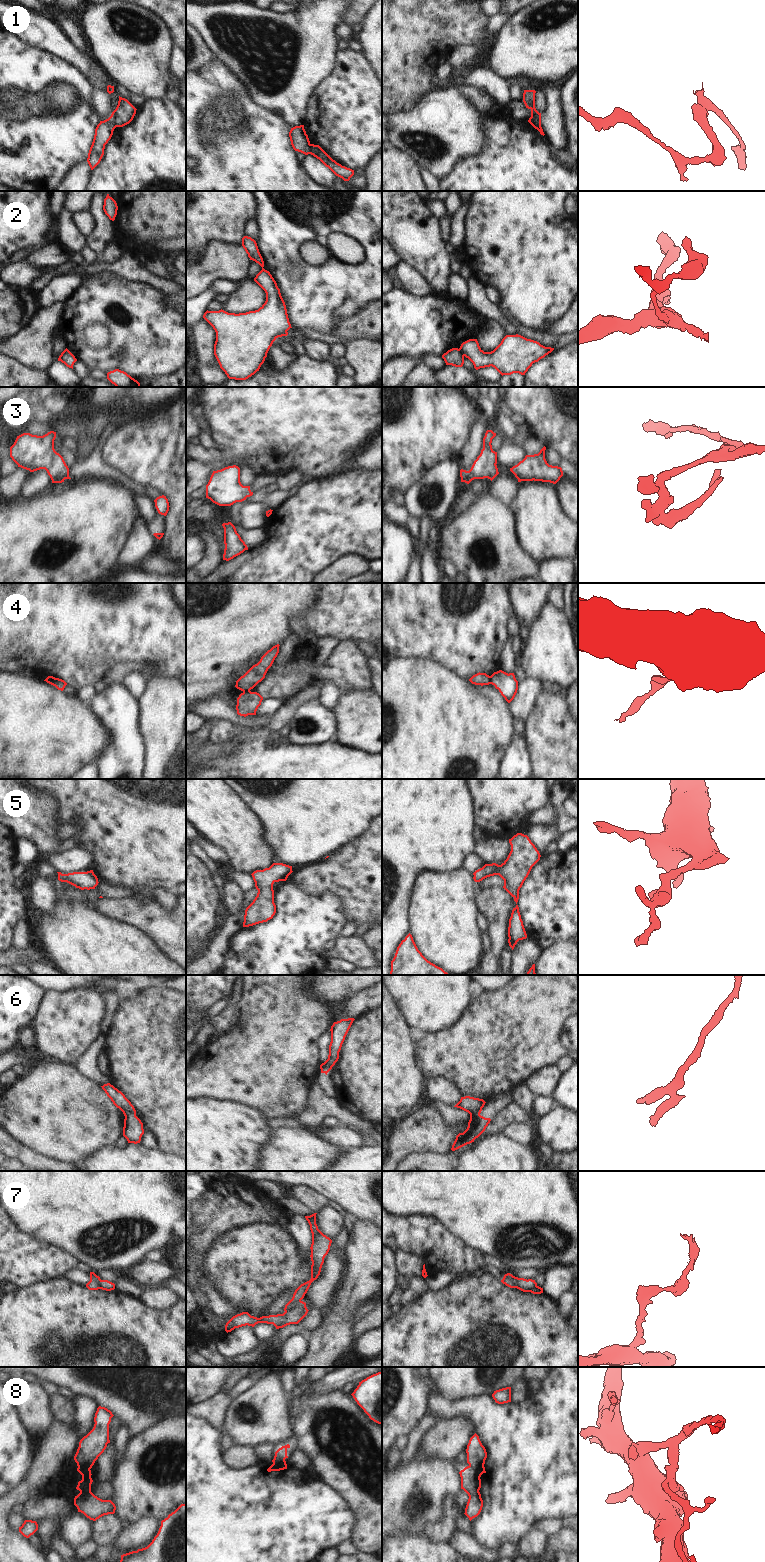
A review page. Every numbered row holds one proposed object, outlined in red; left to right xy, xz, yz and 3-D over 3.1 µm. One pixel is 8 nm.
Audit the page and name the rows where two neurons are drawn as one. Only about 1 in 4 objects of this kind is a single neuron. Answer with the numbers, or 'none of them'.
1, 2, 4, 6, 7, 8.

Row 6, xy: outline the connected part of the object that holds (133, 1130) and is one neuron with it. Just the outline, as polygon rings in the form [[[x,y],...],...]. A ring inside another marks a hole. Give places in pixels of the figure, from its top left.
[[[124,1114],[123,1136],[128,1143],[140,1143],[141,1137],[144,1134],[143,1123],[136,1114]]]

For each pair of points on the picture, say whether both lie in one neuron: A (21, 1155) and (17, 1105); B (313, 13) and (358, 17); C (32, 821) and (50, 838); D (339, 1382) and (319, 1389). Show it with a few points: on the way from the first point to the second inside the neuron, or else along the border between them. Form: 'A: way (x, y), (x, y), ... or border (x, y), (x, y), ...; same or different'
A: border (10, 1135), (41, 1154); different
B: border (346, 10), (340, 16), (340, 22); different
C: way (36, 824), (46, 834); same
D: way (334, 1382), (324, 1386); same

